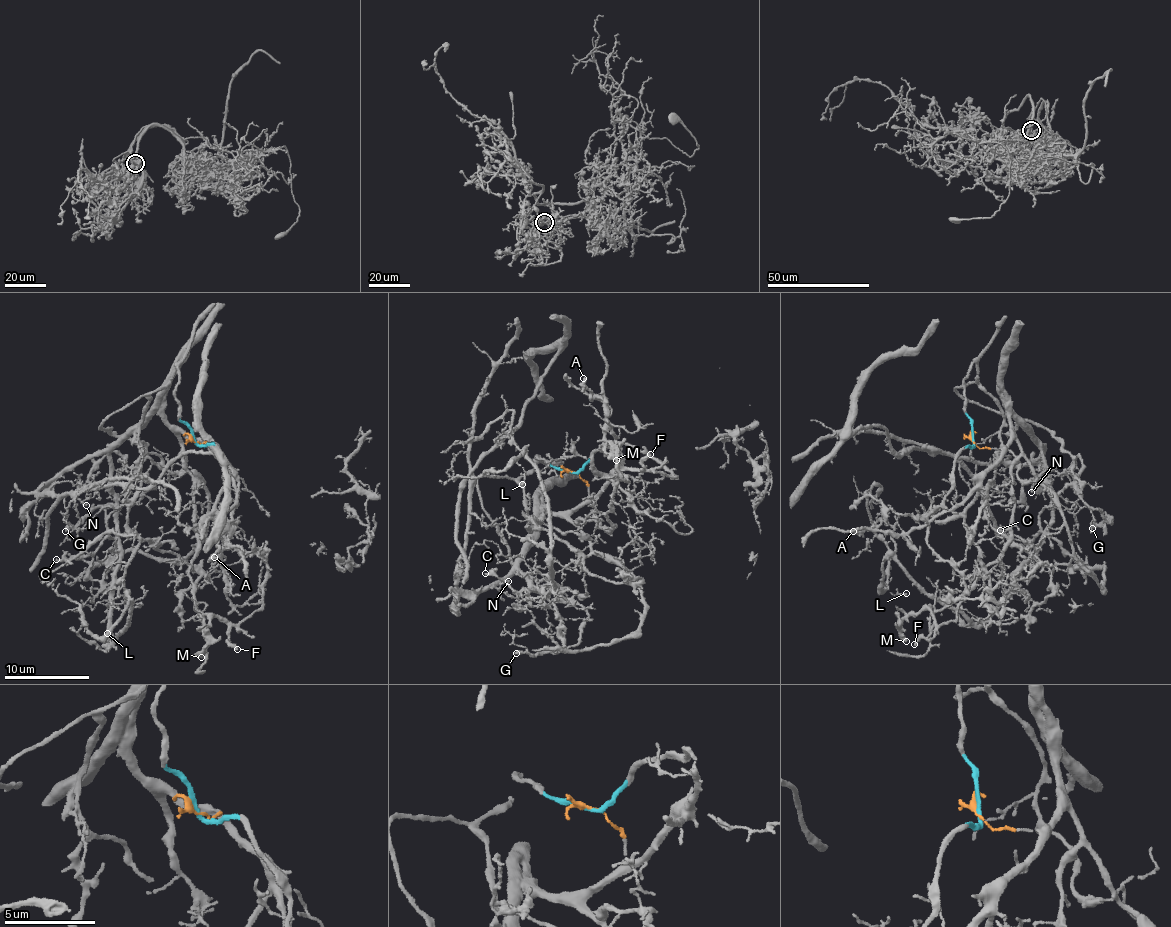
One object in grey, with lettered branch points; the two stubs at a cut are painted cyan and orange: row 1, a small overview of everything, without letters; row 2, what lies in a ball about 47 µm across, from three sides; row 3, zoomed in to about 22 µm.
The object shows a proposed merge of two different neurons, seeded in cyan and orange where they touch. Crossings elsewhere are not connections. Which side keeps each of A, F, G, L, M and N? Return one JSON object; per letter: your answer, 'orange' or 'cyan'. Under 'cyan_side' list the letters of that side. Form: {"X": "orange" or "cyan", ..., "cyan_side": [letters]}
{"A": "cyan", "F": "cyan", "G": "cyan", "L": "orange", "M": "cyan", "N": "orange", "cyan_side": ["A", "F", "G", "M"]}

